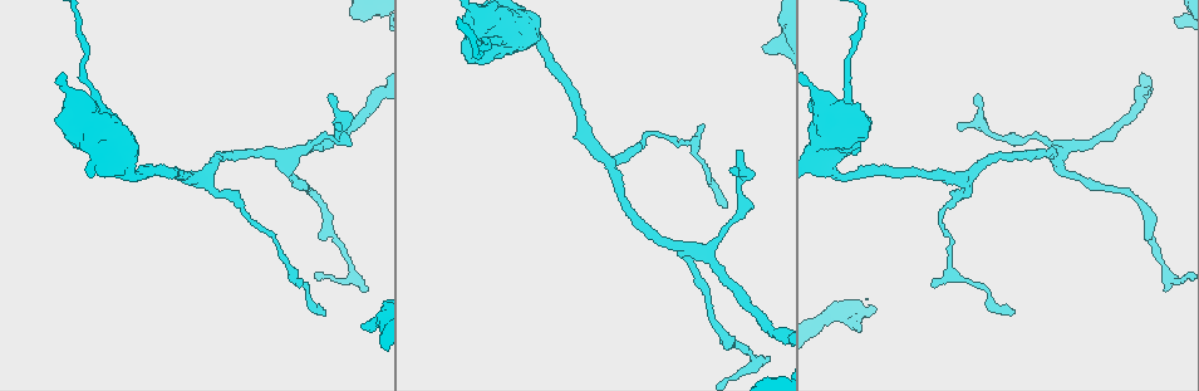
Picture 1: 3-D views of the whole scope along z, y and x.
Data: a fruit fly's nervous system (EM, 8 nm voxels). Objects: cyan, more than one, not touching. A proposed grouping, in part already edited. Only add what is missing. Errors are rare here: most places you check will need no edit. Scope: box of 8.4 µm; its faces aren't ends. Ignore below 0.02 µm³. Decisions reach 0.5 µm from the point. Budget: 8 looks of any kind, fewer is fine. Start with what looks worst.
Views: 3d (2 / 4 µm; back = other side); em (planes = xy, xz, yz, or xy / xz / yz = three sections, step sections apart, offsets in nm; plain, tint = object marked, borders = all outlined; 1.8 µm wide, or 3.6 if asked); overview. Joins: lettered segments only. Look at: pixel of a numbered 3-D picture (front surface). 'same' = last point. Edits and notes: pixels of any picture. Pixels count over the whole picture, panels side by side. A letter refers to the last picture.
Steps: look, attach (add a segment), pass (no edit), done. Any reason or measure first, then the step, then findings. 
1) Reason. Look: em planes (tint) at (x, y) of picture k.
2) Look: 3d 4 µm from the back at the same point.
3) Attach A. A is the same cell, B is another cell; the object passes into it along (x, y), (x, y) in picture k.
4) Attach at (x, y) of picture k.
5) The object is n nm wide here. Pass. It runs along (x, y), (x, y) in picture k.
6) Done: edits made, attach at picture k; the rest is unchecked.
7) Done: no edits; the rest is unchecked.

Free end. Look: em planes (plain) at (364, 327) of picture 1.

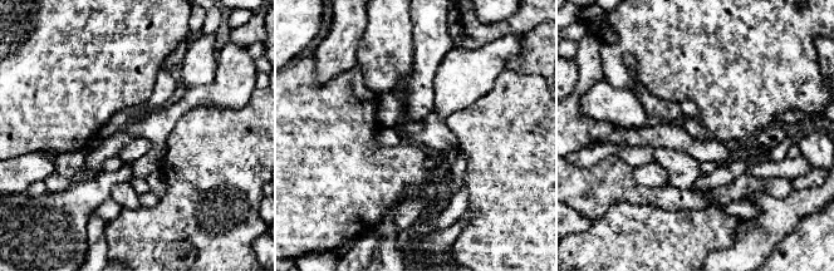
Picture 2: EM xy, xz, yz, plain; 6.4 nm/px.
What lies round it. Look: em planes (borders) at the same point.

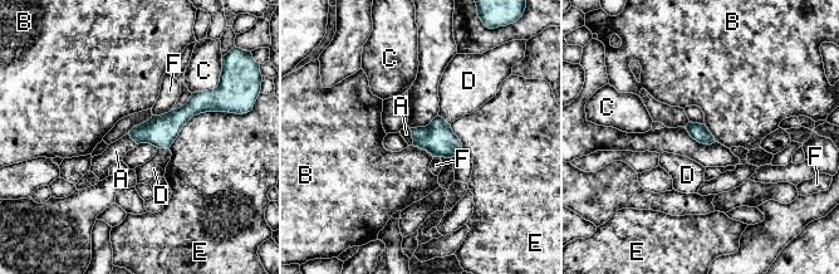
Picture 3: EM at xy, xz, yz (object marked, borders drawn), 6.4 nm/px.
Attach A. A is the same cell, B, C, D, E and F are other cells; the object passes into it along (437, 138), (412, 137), (406, 133) in picture 3; it goes on there.

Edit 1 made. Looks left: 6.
Look: overview.

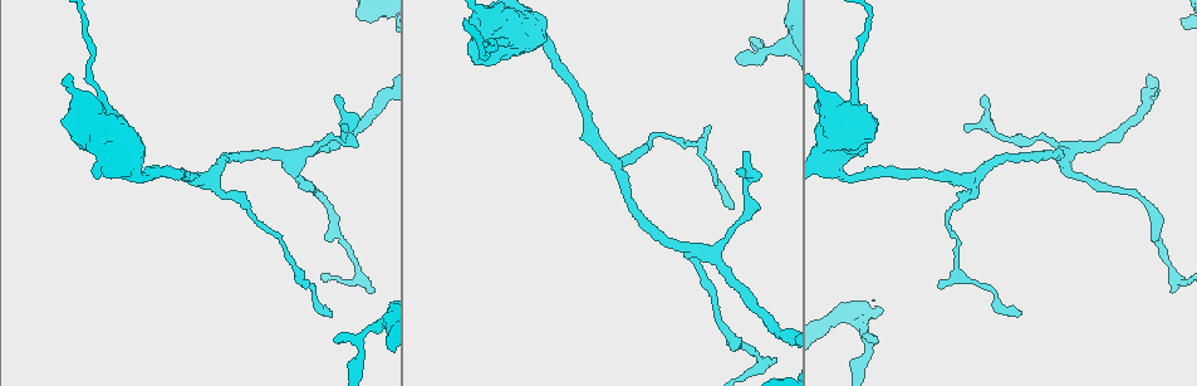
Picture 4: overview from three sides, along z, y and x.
Thin end. Look: em yz step 8 (borders) at (941, 286) of picture 4.

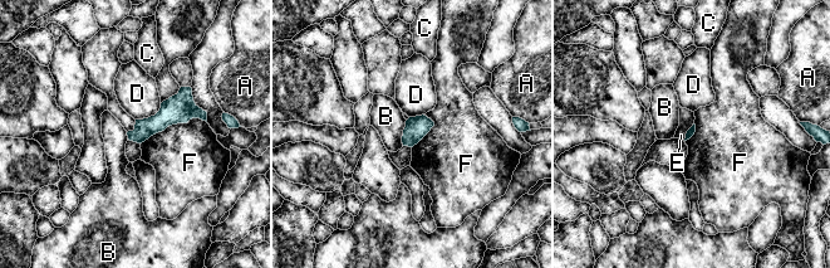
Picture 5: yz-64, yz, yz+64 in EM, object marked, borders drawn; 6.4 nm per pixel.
Pass. A, B, C, D, E and F are other cells; a border runs along (206, 121), (168, 125), (141, 144) in picture 5; none of them fits.

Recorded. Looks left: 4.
Tapers out. Look: em planes (borders) at (343, 123) of picture 4.

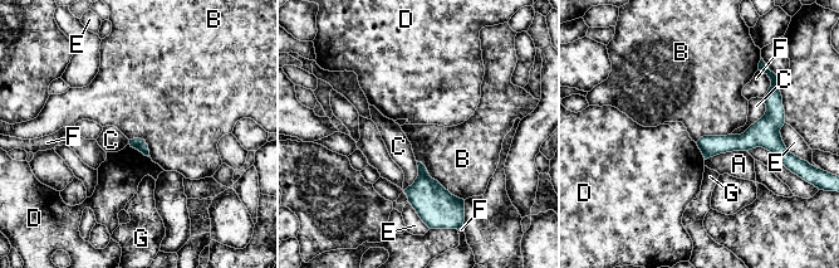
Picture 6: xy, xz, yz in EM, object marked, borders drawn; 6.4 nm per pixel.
Pass. A, B, C, D, E, F and G are other cells; it runs along (770, 108), (749, 140), (706, 154) in picture 6; no lettered segment goes on from it.

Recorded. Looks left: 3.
Done: edits made, attach at picture 3; the rest is unchecked.

